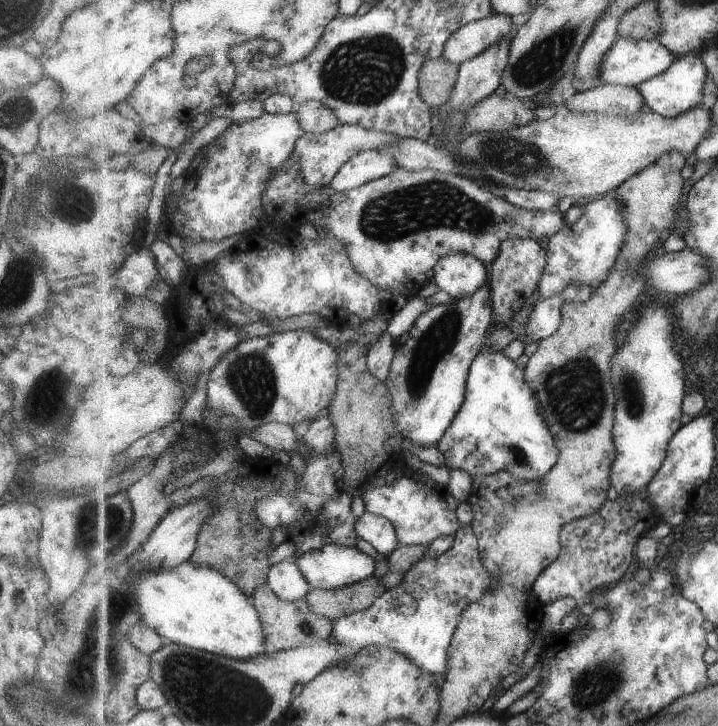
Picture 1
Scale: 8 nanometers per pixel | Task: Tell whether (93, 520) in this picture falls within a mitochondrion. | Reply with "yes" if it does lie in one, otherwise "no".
yes

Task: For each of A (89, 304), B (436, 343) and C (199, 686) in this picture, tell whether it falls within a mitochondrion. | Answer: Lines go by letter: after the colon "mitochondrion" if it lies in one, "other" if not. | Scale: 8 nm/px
A: other
B: mitochondrion
C: mitochondrion

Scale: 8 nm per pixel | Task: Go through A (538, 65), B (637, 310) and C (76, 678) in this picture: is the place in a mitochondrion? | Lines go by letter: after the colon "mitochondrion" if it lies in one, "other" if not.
A: mitochondrion
B: other
C: mitochondrion

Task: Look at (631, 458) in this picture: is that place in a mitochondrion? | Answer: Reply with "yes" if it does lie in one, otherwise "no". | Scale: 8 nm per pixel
no

